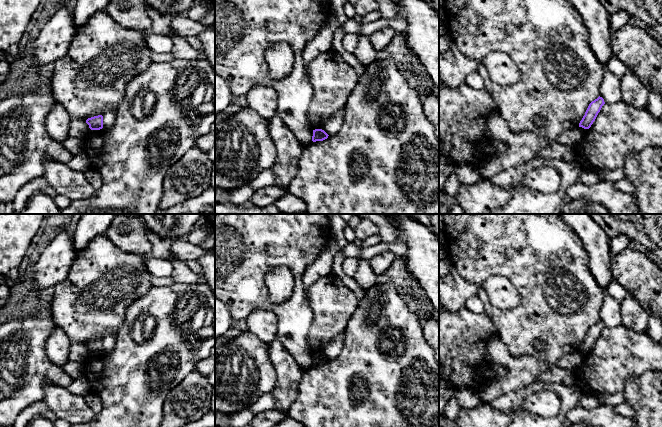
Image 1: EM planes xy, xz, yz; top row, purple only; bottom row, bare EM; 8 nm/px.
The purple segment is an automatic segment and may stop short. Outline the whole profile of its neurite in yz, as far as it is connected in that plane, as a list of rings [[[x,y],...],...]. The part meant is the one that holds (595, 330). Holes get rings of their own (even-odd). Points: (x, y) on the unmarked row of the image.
[[[600,320],[594,325],[592,325],[588,330],[585,339],[580,345],[579,351],[582,351],[584,353],[589,353],[593,348],[593,346],[595,345],[598,337],[600,336],[604,328],[605,328],[604,323]]]

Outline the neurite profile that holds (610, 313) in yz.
[[[606,294],[600,309],[600,321],[605,328],[613,328],[622,324],[621,302]]]

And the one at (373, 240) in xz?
[[[379,234],[369,236],[368,238],[362,240],[362,247],[370,247],[370,246],[375,246],[379,243],[382,242],[382,239]]]

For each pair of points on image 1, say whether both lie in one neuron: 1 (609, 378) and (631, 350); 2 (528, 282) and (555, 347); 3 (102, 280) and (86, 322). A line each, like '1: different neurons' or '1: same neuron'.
1: same neuron
2: same neuron
3: same neuron

